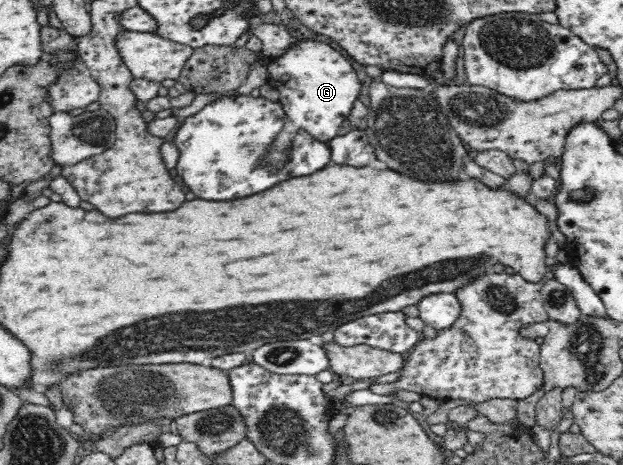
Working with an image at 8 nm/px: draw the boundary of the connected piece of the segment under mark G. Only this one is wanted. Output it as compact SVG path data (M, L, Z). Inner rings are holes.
M305 37L304 39L295 39L295 41L287 46L281 55L278 55L275 59L267 61L267 73L268 83L271 87L274 87L279 91L278 102L281 104L282 110L285 114L284 128L281 133L277 135L271 151L267 157L261 159L261 164L267 163L267 161L281 161L285 163L288 155L288 149L290 148L291 140L296 133L299 133L301 129L306 131L313 139L327 144L339 133L339 126L341 121L349 115L351 105L355 99L361 98L359 89L359 78L357 78L357 72L351 66L351 61L343 56L337 49L331 45L313 40Z

